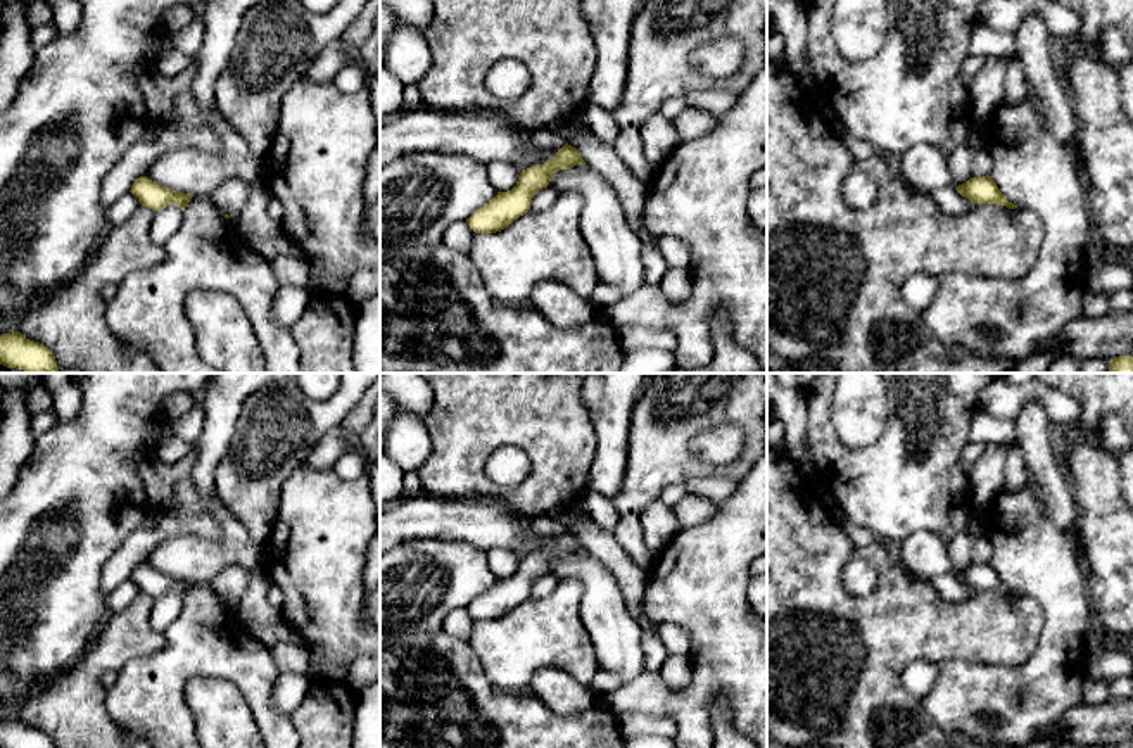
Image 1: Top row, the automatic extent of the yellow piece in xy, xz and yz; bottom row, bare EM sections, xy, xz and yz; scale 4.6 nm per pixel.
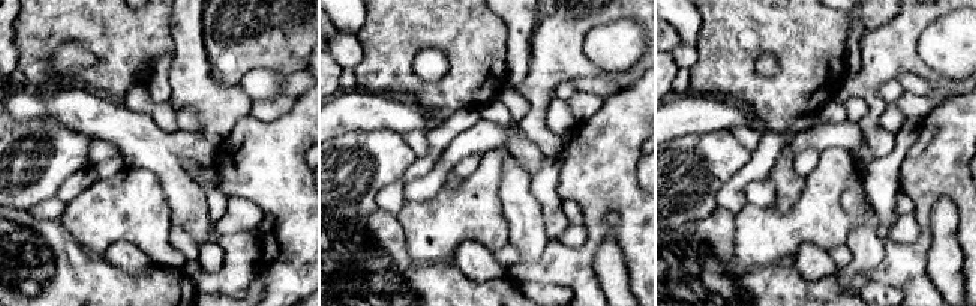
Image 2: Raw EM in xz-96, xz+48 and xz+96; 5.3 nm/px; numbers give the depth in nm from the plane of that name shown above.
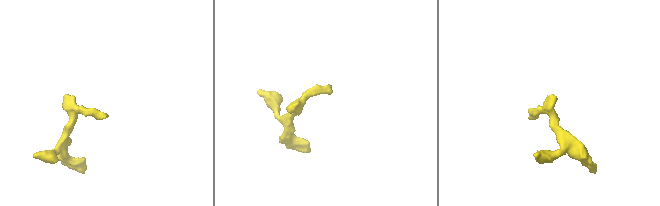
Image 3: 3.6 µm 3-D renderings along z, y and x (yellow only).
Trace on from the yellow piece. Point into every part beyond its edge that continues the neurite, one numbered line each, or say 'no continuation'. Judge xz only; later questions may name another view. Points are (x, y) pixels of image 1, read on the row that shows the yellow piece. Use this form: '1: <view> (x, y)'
1: xz (548, 244)

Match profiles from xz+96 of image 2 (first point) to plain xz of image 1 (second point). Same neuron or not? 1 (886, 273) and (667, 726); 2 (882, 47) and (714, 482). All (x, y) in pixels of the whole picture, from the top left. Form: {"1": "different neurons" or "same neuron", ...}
{"1": "different neurons", "2": "different neurons"}

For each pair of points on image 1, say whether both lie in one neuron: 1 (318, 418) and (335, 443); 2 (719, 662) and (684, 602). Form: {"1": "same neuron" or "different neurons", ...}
{"1": "different neurons", "2": "same neuron"}

